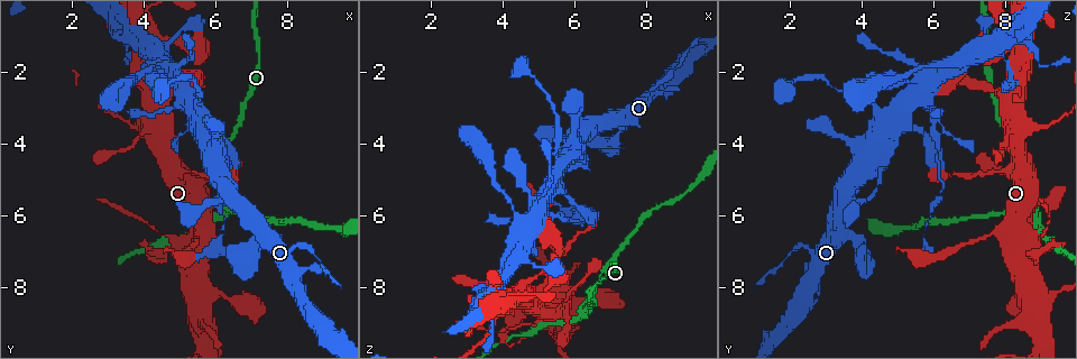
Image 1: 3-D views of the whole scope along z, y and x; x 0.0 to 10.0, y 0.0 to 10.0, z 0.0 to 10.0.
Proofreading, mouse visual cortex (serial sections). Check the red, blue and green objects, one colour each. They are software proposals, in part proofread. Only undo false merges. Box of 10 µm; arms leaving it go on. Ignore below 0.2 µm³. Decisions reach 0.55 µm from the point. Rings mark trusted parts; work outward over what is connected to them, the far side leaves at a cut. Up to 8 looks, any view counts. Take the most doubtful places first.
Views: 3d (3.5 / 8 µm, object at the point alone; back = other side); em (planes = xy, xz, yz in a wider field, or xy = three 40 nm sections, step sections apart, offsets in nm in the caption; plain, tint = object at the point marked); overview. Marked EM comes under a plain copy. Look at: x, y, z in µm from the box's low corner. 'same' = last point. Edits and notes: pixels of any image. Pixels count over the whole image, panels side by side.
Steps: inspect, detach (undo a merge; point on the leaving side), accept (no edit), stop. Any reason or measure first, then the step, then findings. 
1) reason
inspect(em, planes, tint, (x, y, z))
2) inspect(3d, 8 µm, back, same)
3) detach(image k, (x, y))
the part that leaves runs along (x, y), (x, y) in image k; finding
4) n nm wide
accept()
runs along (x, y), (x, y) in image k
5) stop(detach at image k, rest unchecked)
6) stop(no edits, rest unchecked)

thin arm on a thick one
inspect(3d, 3.5 µm, (4.80, 1.95, 6.45))

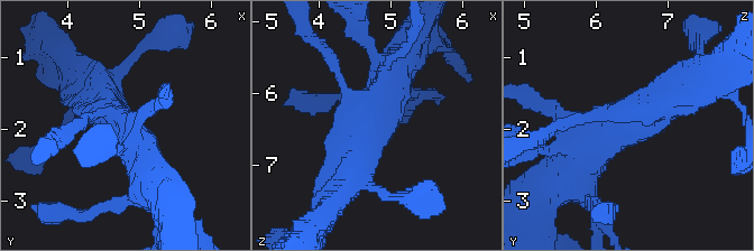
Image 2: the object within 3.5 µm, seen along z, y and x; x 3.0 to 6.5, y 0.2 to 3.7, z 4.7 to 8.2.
inspect(em, xy, step 2, tint, (4.75, 2.00, 6.35))

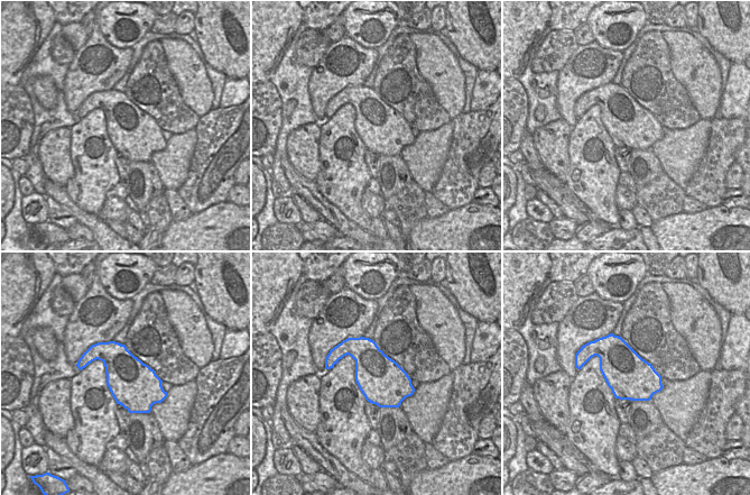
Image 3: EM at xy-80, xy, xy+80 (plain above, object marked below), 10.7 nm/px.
accept()
runs along (571, 173), (597, 141), (680, 93) in image 2; continuous, no second cell

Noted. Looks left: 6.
inspect(3d, 3.5 µm, back, (4.45, 3.15, 8.15))

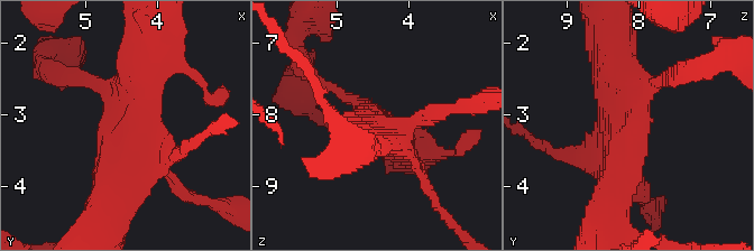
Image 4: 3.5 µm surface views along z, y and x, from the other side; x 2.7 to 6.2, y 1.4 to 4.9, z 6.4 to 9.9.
inspect(em, xy, step 2, tint, (4.40, 3.15, 8.15))

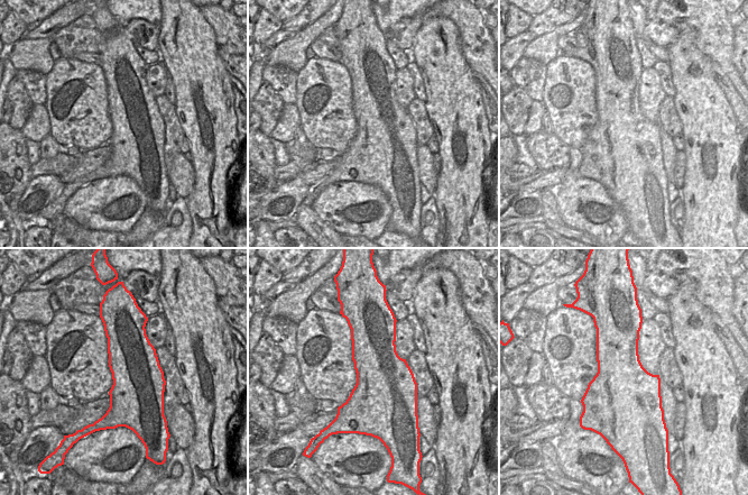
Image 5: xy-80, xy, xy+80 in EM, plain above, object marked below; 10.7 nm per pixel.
accept()
continuous, no second cell

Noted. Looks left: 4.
sharp bend
inspect(3d, 3.5 µm, (7.00, 7.20, 4.00))

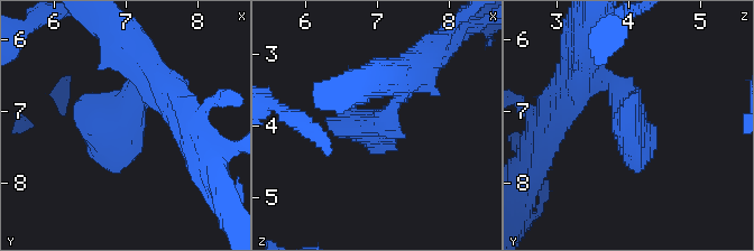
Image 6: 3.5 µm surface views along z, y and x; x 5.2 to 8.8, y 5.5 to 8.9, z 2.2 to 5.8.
inspect(em, xy, step 3, tint, (7.00, 7.15, 4.05))

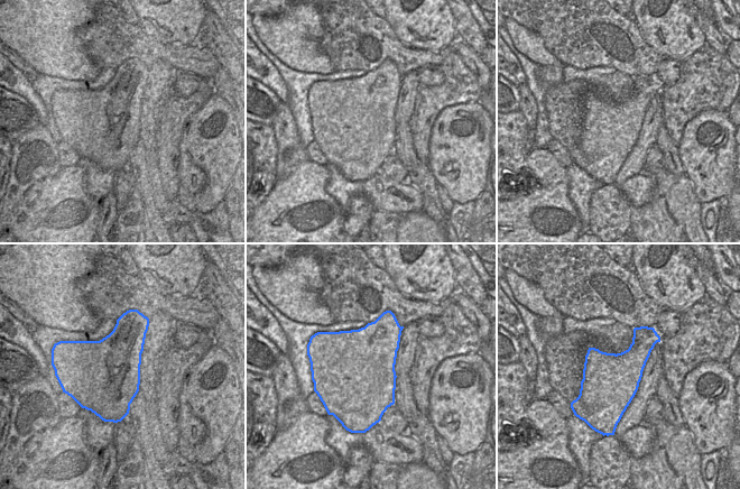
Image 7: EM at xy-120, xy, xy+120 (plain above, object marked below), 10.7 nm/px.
another direction
inspect(em, xy, step 5, tint, same)

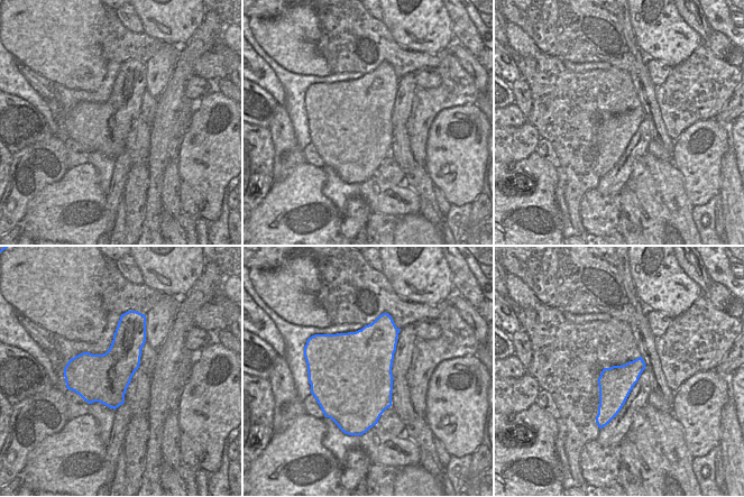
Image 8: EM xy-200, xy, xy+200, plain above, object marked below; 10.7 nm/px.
accept()
runs along (148, 75), (120, 130), (75, 110) in image 6; all the same cell

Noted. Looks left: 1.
stop(no edits, rest unchecked)

